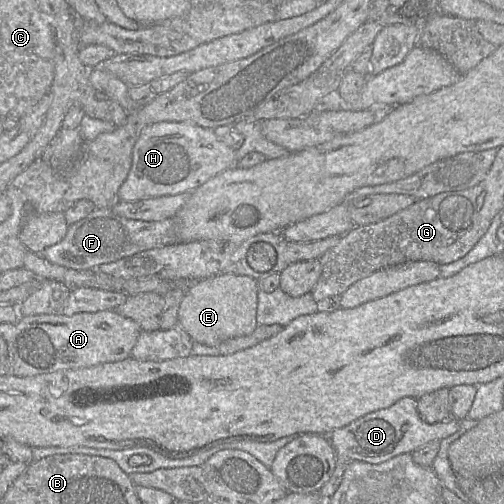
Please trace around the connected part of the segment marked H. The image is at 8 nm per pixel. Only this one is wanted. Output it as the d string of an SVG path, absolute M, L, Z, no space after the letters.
M158 122L146 126L135 143L132 165L126 180L119 189L122 202L193 192L223 171L236 167L236 151L220 141L214 130L189 122Z

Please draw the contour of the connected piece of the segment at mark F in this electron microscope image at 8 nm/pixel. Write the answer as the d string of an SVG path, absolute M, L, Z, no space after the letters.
M97 208L87 217L69 225L64 239L46 248L41 254L53 264L76 270L89 270L147 250L175 244L178 241L172 218L146 222L119 216L111 208Z

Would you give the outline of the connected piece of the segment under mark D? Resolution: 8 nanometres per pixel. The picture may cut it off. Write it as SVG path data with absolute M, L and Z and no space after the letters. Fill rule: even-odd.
M403 397L392 406L368 413L348 425L335 429L330 435L330 443L335 451L335 469L328 482L321 488L320 497L328 500L337 491L345 469L353 461L370 464L385 462L403 453L412 453L433 440L442 440L459 429L460 420L449 418L443 422L429 424L423 421L417 411L417 400Z

